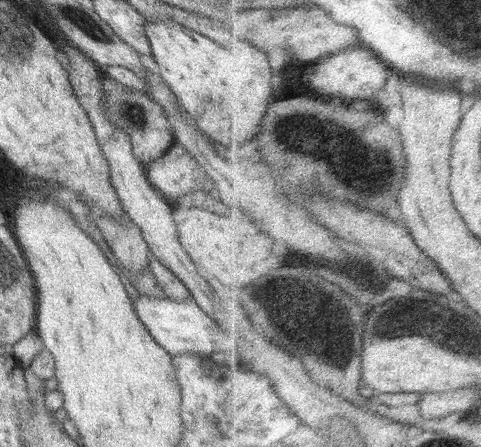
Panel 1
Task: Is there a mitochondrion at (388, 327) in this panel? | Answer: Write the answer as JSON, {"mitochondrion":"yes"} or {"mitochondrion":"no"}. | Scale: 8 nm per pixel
{"mitochondrion":"yes"}

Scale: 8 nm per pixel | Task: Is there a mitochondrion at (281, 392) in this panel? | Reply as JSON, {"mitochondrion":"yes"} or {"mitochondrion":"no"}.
{"mitochondrion":"no"}

